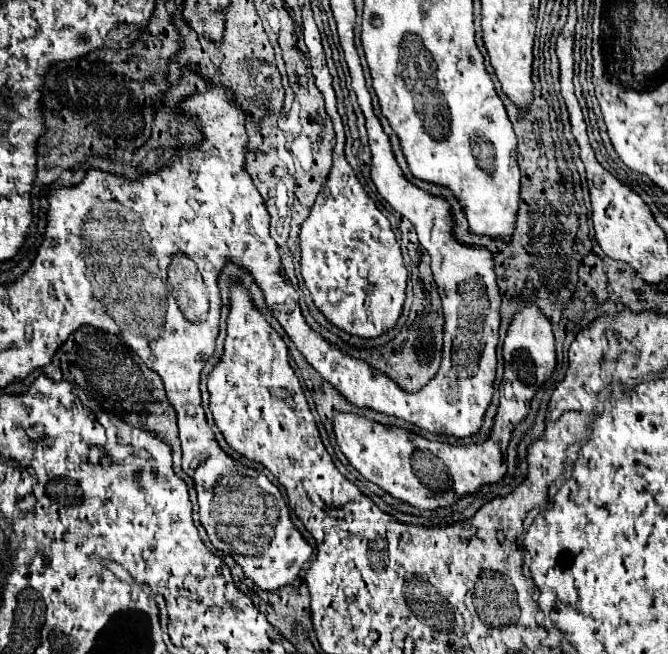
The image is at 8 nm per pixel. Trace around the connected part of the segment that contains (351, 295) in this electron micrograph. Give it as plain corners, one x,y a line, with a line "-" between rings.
345,144
333,146
331,172
323,184
323,190
315,198
307,220
301,224
301,274
307,290
313,296
315,306
327,316
327,320
331,320
335,326
349,334
357,334
361,338
375,338
385,330
393,328
401,314
405,302
407,270
403,266
401,248
395,240
389,220
363,190
353,168
345,160
343,148

